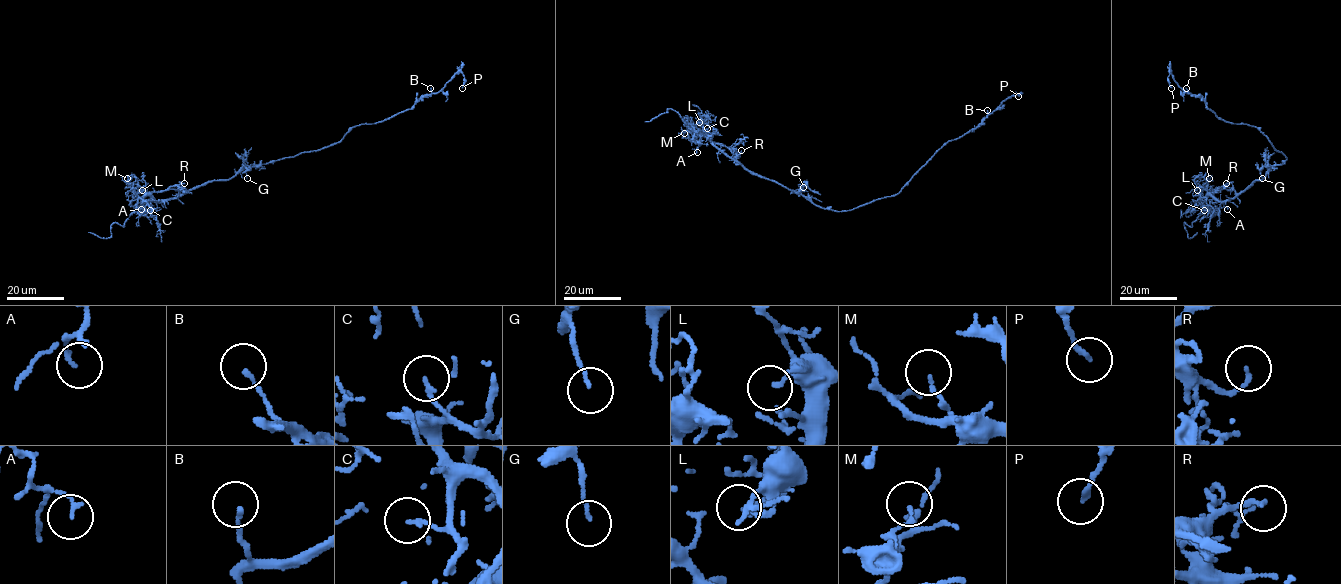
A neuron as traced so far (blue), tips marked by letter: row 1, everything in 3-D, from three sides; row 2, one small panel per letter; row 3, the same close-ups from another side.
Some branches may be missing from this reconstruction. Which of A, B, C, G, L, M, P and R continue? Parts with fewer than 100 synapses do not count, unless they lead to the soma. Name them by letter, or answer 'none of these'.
none of these

